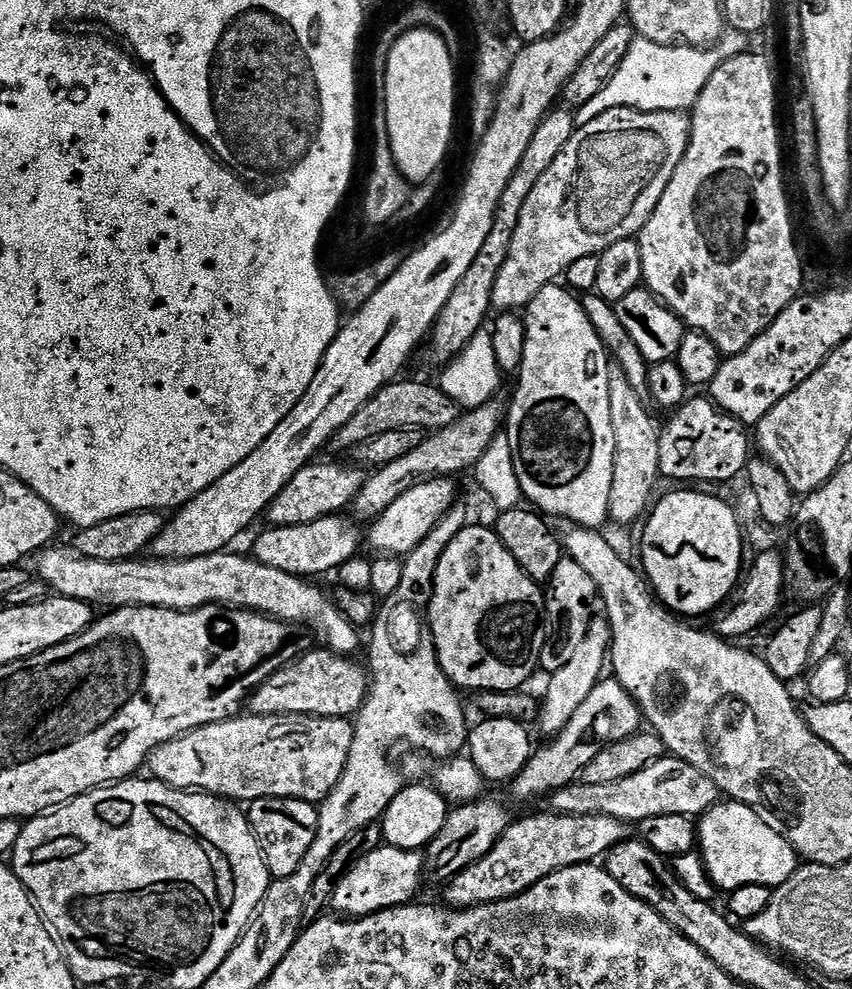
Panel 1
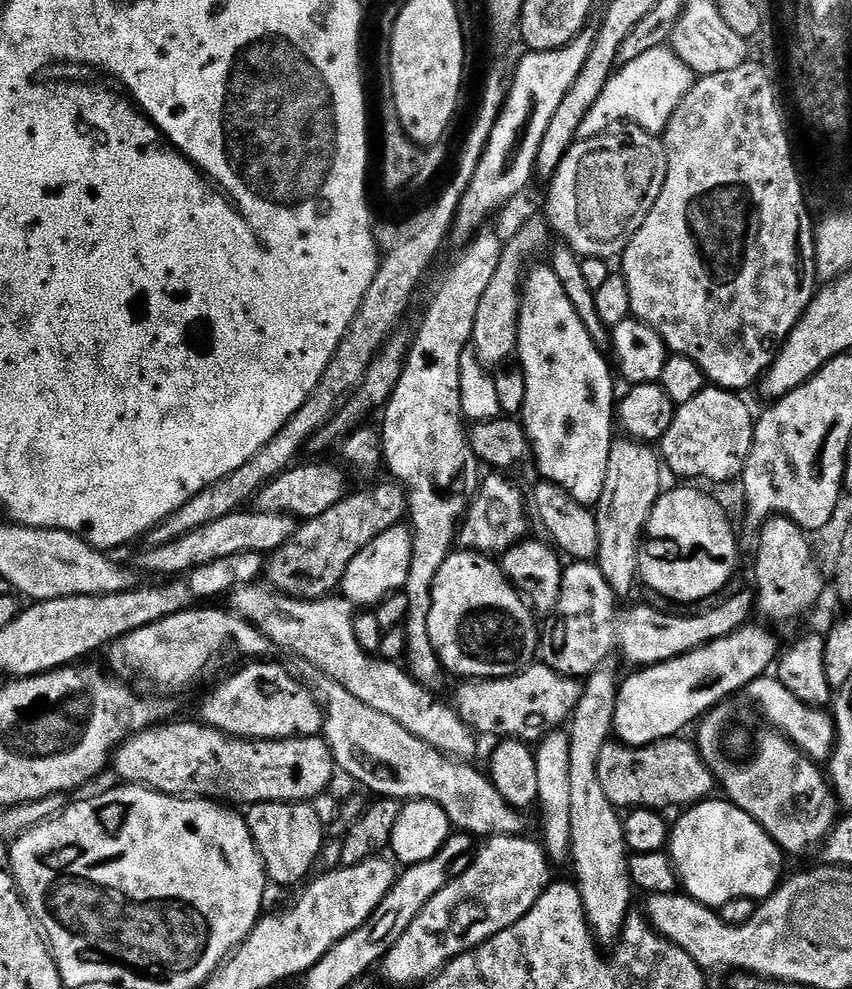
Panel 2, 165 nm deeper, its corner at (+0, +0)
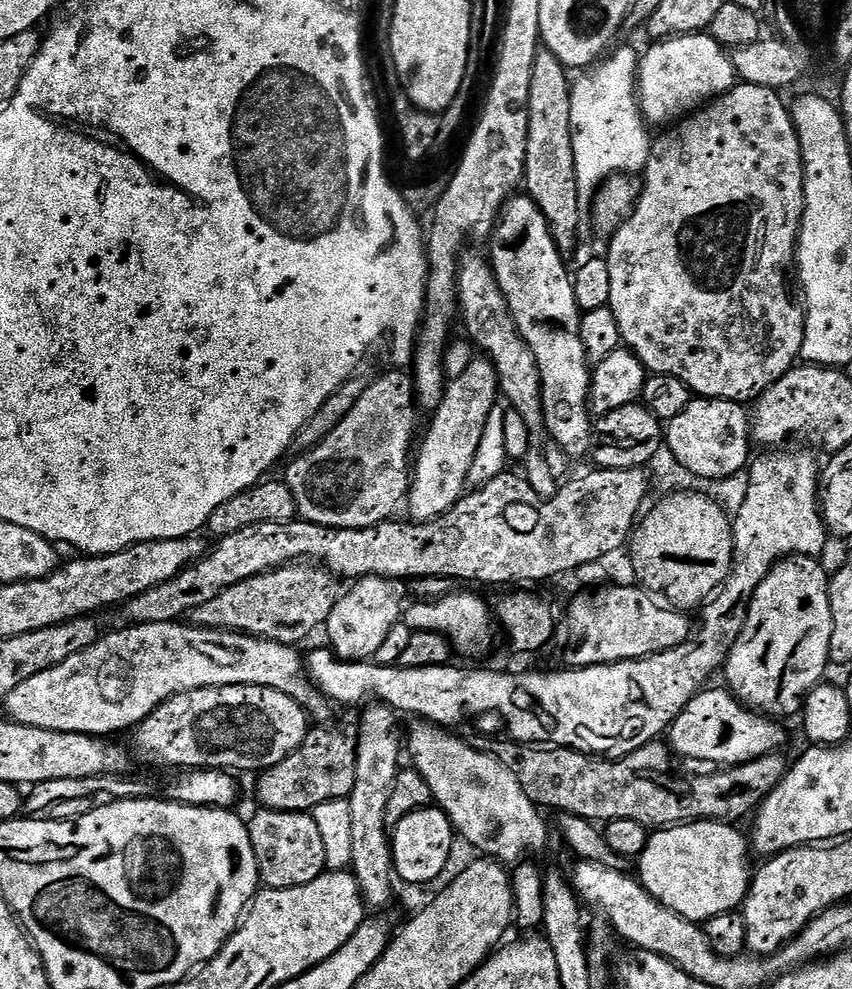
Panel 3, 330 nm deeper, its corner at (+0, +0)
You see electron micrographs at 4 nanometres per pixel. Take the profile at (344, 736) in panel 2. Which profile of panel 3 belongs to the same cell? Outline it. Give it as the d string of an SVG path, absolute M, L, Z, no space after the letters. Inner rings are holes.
M162 622L161 624L133 624L124 626L119 629L121 632L112 632L101 635L100 641L94 646L90 646L86 650L82 650L78 654L74 654L70 658L66 658L66 662L62 662L58 666L54 666L50 670L42 670L38 674L34 674L34 678L26 678L26 682L22 682L22 686L14 686L14 690L8 695L6 701L7 719L22 726L34 726L42 730L54 730L55 732L77 732L78 734L86 734L87 736L99 736L101 738L112 738L117 734L115 732L124 732L135 729L136 725L148 717L151 712L162 702L166 702L170 698L174 698L183 692L190 690L198 690L199 688L221 688L222 686L242 686L243 684L253 684L254 686L262 686L263 688L273 688L282 694L286 694L294 702L298 702L300 707L308 713L309 717L316 722L324 722L329 719L328 716L332 712L333 705L327 696L312 683L307 671L306 660L303 655L296 653L297 649L290 644L279 644L273 640L262 640L258 636L246 636L242 632L234 632L223 628L202 628L191 622Z

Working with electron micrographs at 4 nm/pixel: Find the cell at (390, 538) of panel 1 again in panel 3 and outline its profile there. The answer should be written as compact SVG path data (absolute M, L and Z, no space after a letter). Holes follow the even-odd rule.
M361 576L359 580L351 585L352 589L345 591L340 599L336 601L334 610L330 610L326 633L328 632L327 643L333 652L342 660L359 660L368 662L375 657L378 646L386 642L386 634L394 630L394 626L401 623L402 613L405 611L404 592L401 581L393 580L387 576Z

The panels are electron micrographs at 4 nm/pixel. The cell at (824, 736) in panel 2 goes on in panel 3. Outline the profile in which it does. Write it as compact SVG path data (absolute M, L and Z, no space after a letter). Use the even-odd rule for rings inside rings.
M723 687L711 688L698 693L670 726L670 747L677 757L705 760L712 764L708 766L735 766L781 751L780 747L788 740L780 725L783 723L741 704L731 691Z

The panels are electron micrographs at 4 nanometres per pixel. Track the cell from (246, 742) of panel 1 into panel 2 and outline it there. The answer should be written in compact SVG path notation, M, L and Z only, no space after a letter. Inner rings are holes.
M161 722L155 728L129 736L114 753L114 771L121 781L132 786L151 788L167 796L207 798L217 802L244 804L287 804L311 802L329 791L332 772L337 771L330 746L319 736L292 736L289 740L237 740L203 722L172 724Z

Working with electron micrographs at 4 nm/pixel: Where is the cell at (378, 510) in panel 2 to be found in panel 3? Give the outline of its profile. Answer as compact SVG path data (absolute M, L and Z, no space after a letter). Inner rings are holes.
M315 563L284 564L222 590L222 594L210 598L210 602L192 609L190 620L202 628L223 628L296 646L315 628L323 629L327 625L330 610L334 610L342 595L339 583L329 569Z

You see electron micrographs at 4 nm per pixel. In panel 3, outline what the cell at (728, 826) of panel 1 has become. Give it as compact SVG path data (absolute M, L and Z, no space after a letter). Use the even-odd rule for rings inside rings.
M693 820L653 831L648 837L646 850L638 857L640 883L661 906L674 910L687 920L703 922L723 912L739 909L748 896L754 872L751 867L748 869L749 837L736 828L739 827L718 820Z

